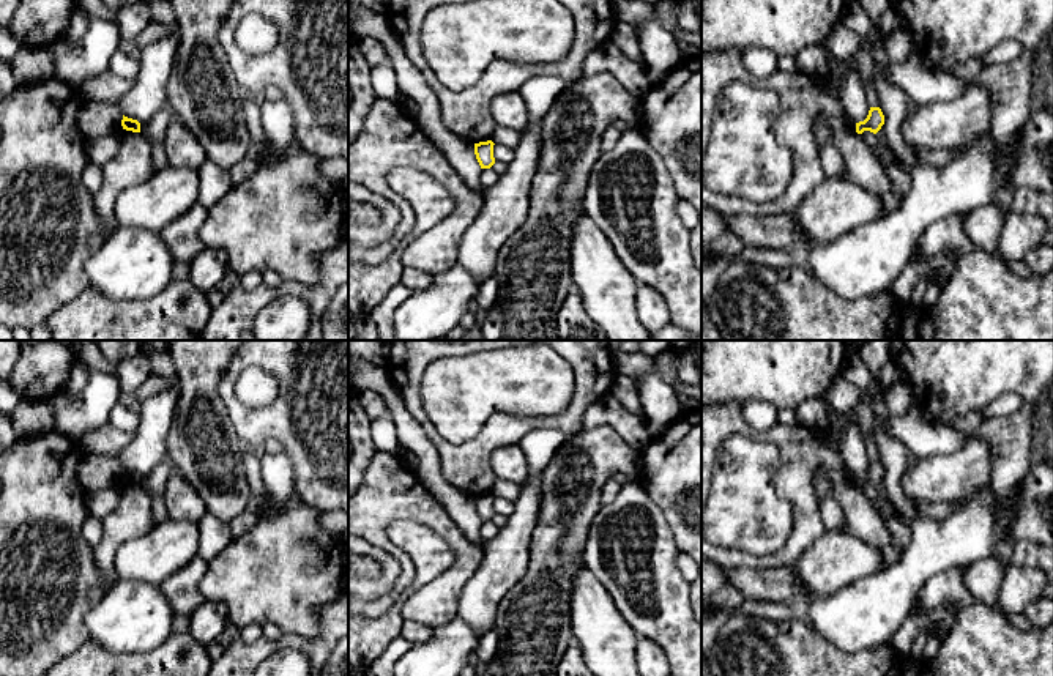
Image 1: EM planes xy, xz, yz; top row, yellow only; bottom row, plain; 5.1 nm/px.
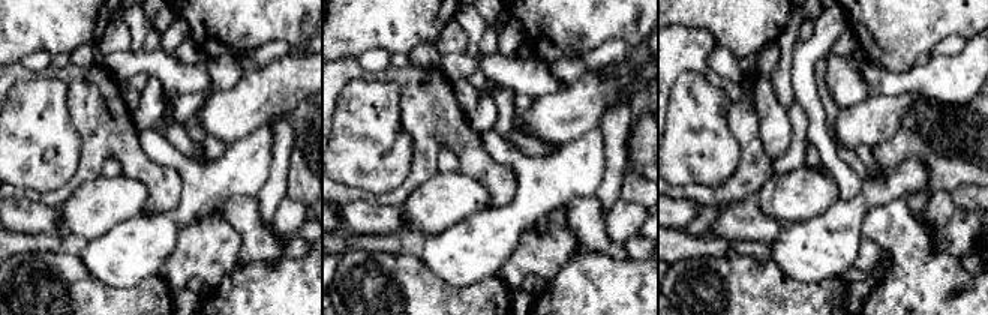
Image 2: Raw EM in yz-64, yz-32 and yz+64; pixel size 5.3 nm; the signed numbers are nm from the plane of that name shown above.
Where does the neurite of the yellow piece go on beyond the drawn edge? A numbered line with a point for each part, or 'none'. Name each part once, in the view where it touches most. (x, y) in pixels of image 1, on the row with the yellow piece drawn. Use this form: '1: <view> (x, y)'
none

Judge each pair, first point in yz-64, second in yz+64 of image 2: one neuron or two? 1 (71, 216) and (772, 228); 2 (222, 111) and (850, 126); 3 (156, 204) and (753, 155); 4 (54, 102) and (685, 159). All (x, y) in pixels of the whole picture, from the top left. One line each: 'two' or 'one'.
1: two
2: one
3: one
4: one

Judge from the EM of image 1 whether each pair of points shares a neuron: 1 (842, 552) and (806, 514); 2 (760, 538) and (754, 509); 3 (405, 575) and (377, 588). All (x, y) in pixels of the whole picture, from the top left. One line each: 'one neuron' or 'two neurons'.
1: two neurons
2: one neuron
3: two neurons

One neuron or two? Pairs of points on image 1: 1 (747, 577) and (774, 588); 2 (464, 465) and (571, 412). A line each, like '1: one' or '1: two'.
1: one
2: one

